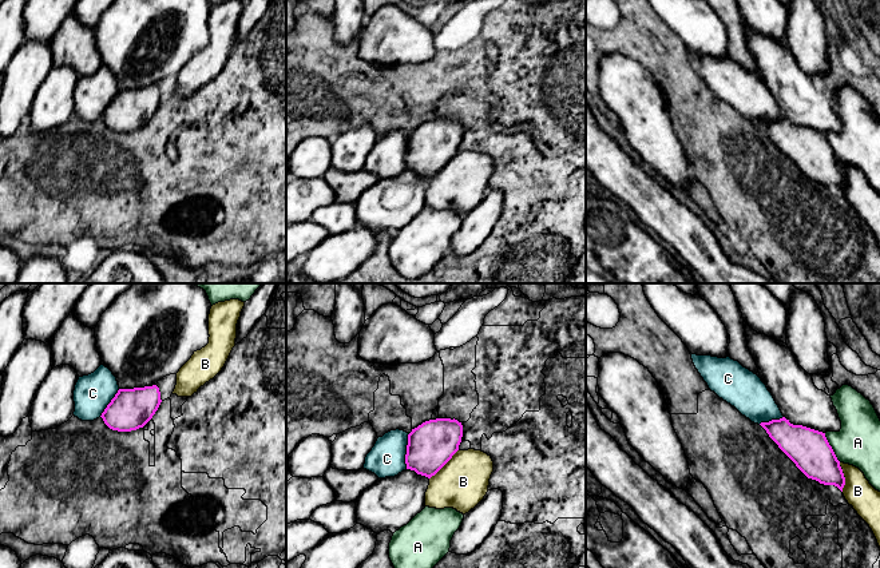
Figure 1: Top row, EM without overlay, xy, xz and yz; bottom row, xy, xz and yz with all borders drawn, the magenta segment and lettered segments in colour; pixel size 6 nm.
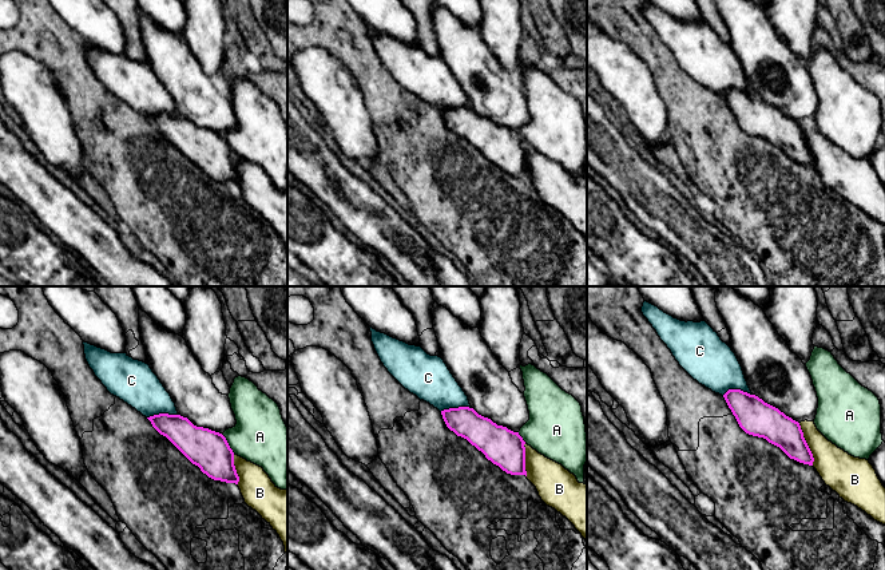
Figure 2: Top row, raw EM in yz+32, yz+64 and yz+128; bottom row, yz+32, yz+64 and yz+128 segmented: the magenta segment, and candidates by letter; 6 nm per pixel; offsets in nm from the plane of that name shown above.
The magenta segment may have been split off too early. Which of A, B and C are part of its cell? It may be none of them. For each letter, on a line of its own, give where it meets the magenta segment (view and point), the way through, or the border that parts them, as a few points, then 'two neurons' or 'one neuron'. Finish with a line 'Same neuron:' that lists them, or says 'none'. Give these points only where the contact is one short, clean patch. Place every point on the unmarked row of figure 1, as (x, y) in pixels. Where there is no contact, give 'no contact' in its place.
A: yz (831, 149) | two neurons
B: xz (444, 165) | two neurons
C: xz (407, 151) | one neuron
Same neuron: C

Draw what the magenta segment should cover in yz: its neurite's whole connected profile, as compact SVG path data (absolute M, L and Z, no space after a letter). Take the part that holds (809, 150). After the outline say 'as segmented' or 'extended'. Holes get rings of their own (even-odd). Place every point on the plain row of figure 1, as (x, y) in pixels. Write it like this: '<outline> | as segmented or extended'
M785 118L761 123L760 126L808 179L816 180L824 186L835 186L843 192L845 178L825 134L802 126L793 126Z | as segmented

